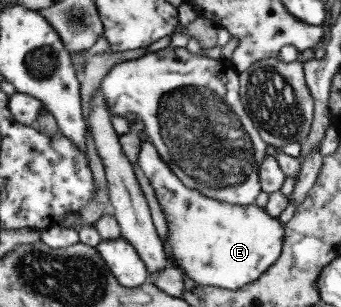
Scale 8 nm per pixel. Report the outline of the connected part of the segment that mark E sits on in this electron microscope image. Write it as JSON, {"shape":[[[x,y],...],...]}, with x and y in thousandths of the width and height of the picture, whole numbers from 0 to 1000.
{"shape":[[[434,453],[411,459],[399,518],[487,723],[490,759],[472,792],[481,831],[499,863],[513,857],[572,928],[698,945],[754,912],[818,837],[830,730],[780,700],[771,678],[748,664],[689,671],[551,616],[472,521]]]}

